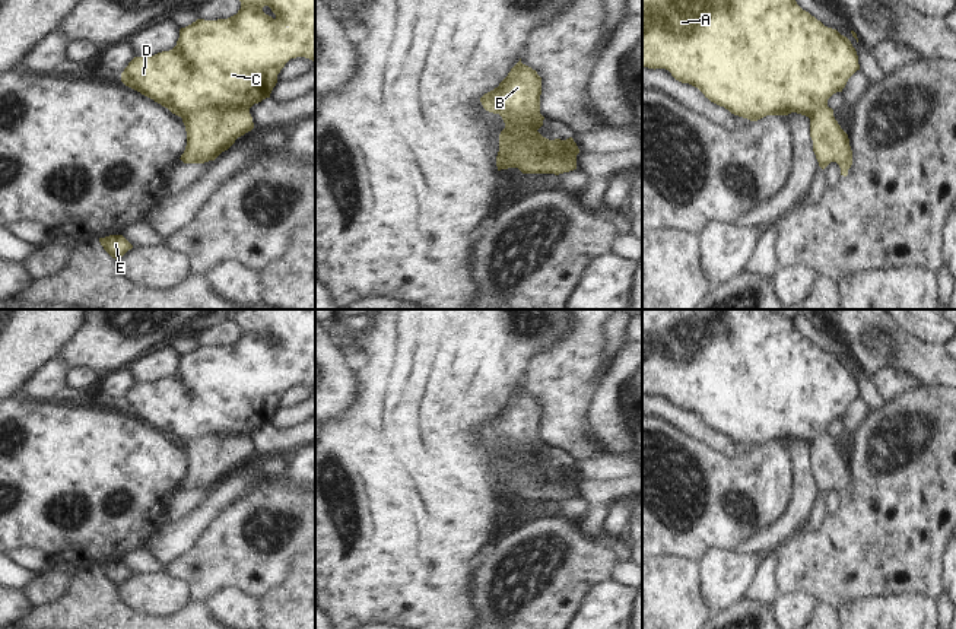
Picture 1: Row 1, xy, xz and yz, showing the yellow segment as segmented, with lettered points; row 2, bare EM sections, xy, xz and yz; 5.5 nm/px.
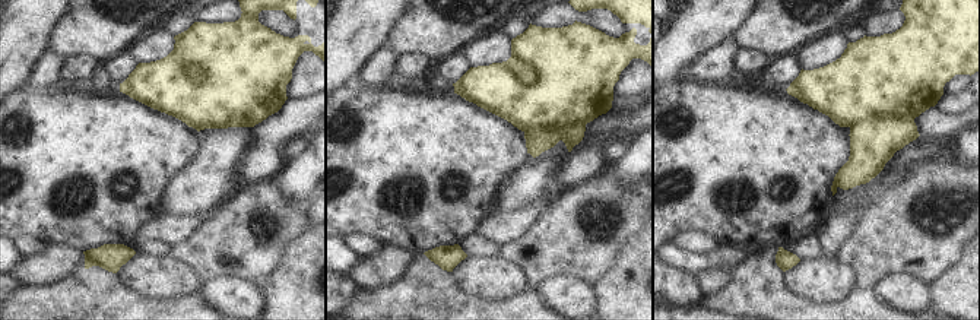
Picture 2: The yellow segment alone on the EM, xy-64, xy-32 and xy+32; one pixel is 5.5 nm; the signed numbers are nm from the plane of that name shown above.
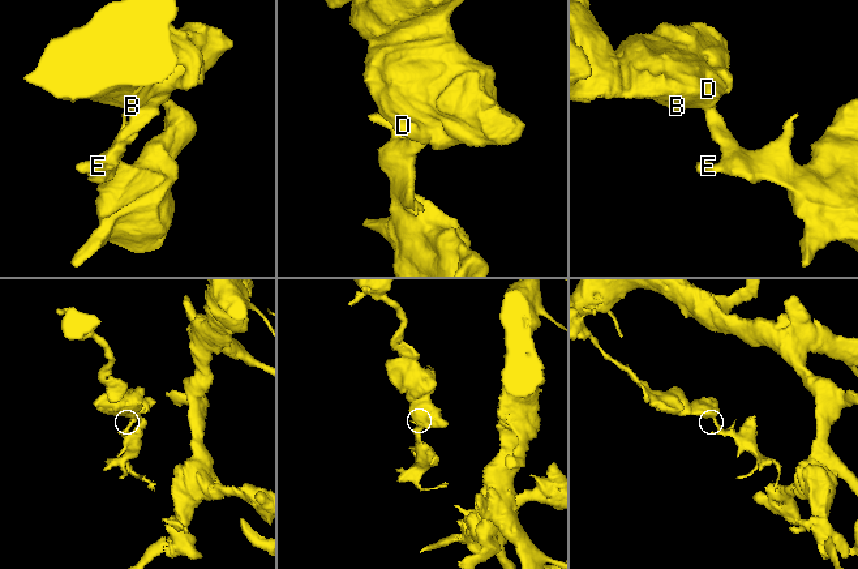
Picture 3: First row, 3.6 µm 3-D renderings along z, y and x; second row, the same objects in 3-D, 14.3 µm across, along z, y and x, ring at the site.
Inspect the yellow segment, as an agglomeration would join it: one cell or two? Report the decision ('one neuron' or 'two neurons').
two neurons

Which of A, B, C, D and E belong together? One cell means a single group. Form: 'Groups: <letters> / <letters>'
Groups: A B C D / E.

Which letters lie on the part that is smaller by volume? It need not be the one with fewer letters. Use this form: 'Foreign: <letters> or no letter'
Foreign: E

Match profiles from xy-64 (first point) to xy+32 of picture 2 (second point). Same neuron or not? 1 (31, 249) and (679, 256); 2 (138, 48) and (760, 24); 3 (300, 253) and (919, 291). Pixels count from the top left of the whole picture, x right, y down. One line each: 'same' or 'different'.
1: different
2: different
3: different

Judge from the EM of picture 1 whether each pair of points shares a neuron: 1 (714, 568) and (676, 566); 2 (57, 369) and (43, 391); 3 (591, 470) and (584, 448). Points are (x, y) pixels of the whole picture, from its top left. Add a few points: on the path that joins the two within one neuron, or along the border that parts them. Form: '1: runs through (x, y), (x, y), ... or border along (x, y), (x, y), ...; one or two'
1: border along (698, 562), (701, 597), (705, 602); two
2: runs through (51, 375), (43, 386); one
3: border along (603, 450), (590, 458), (574, 460); two

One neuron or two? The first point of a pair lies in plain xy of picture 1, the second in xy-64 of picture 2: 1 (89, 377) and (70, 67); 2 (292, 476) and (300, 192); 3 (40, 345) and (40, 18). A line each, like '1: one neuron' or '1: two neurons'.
1: one neuron
2: one neuron
3: one neuron

